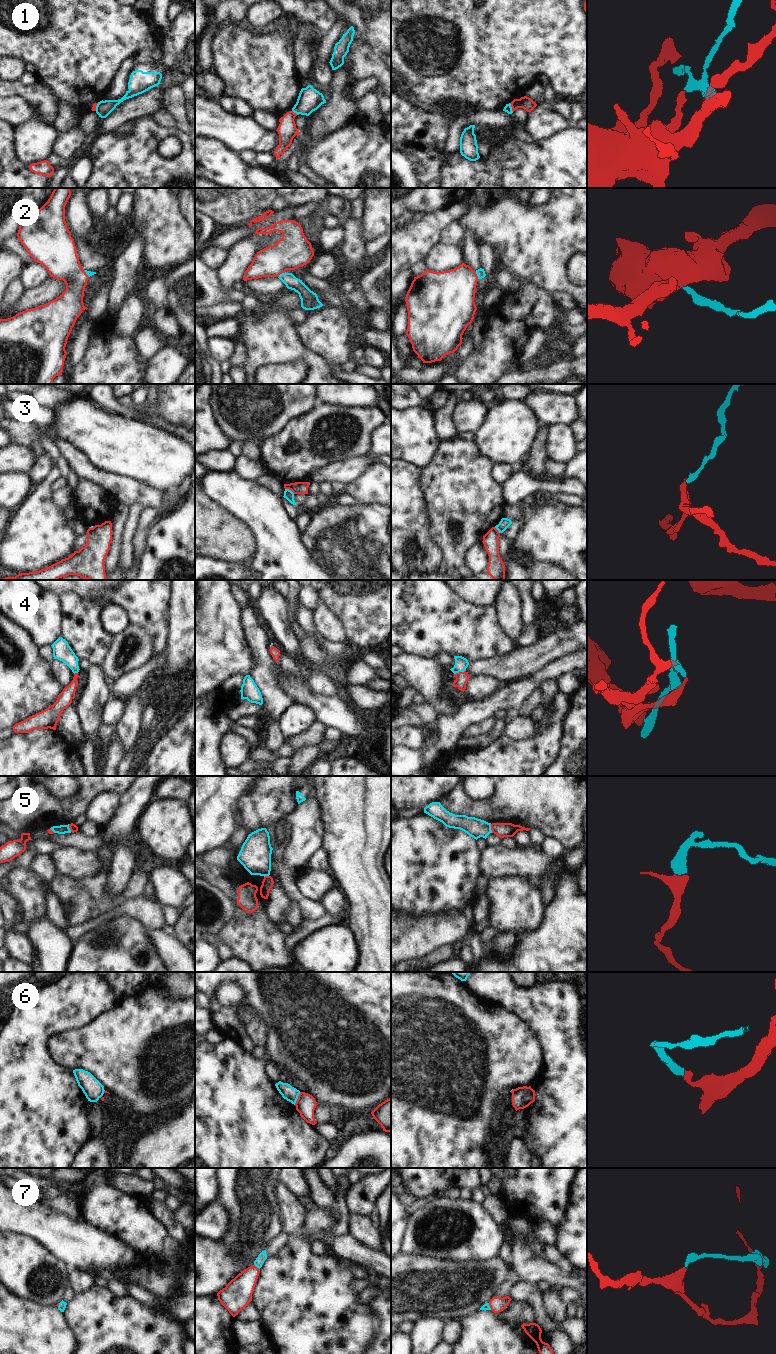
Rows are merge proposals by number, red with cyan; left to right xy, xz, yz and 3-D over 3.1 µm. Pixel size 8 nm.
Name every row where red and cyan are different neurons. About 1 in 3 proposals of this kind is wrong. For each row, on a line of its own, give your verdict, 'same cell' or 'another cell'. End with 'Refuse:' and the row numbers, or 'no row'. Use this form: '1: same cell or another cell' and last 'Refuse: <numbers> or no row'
1: another cell
2: same cell
3: another cell
4: same cell
5: another cell
6: another cell
7: same cell
Refuse: 1, 3, 5, 6

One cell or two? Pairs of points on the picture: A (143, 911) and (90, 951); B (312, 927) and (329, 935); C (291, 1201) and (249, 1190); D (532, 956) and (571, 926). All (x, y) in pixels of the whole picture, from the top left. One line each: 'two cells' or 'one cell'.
A: two cells
B: two cells
C: two cells
D: one cell

